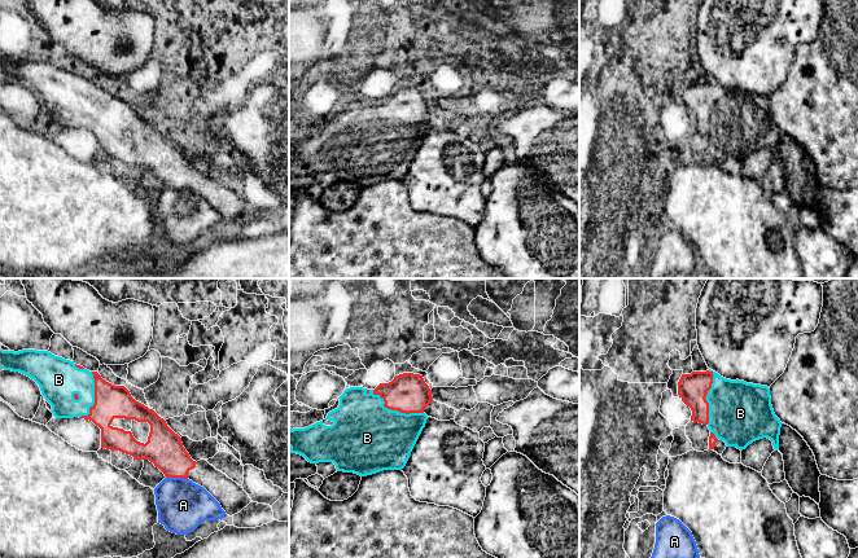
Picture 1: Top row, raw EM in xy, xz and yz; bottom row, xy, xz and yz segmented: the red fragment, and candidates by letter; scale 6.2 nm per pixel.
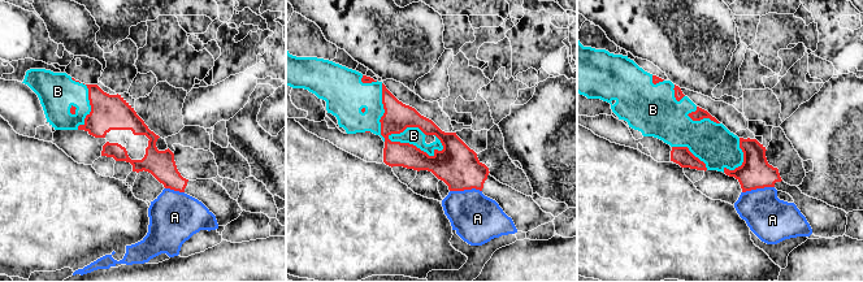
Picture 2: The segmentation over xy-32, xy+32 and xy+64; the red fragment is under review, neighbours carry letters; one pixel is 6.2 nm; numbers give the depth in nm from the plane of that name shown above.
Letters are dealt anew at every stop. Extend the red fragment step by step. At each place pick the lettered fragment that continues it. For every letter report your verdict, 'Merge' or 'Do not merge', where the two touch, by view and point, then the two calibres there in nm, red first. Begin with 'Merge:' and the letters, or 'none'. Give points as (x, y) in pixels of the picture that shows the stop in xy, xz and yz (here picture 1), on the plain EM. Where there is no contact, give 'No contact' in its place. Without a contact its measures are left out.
Merge: B
A: Do not merge. Touches red at xy (176, 187). Thickness 220 nm (red) against 320 nm
B: Merge. Touches red at xz (395, 119). Thickness 240 nm (red) against 440 nm

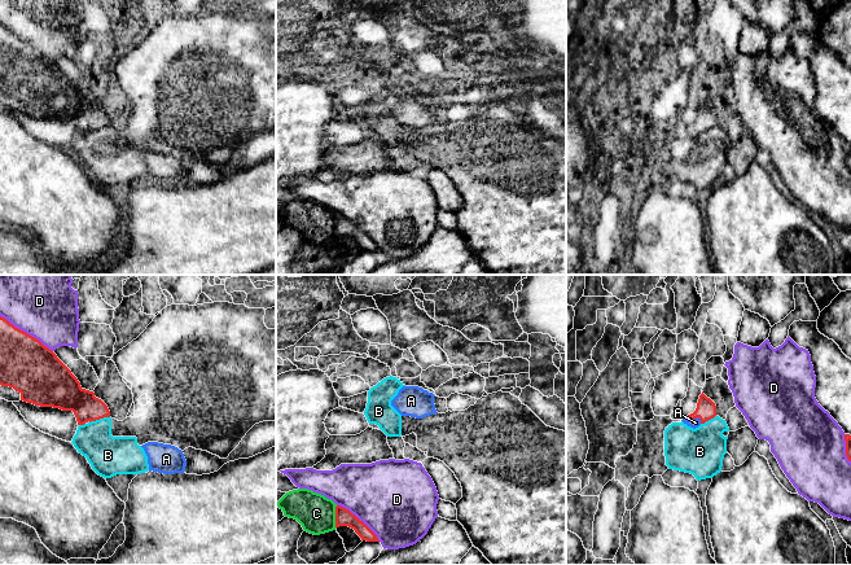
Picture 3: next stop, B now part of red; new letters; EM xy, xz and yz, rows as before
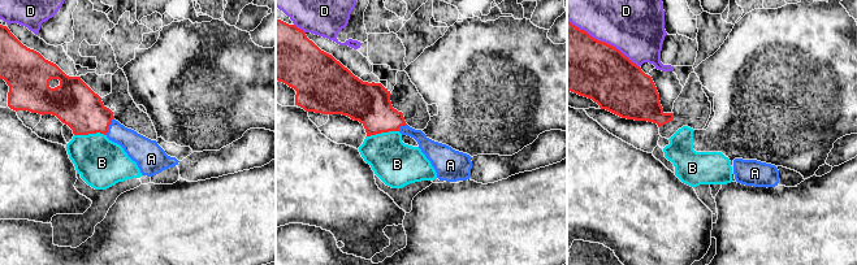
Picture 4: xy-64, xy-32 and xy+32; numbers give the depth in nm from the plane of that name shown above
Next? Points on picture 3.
Merge: A
A: Merge. Touches red at yz (693, 128). Thickness 130 nm (red) against 60 nm
B: Do not merge. Touches red at xy (99, 128). Thickness 190 nm (red) against 240 nm
C: Do not merge. Touches red at xz (336, 227). Thickness 110 nm (red) against 240 nm
D: Do not merge. Touches red at xy (25, 42). Thickness 320 nm (red) against 340 nm

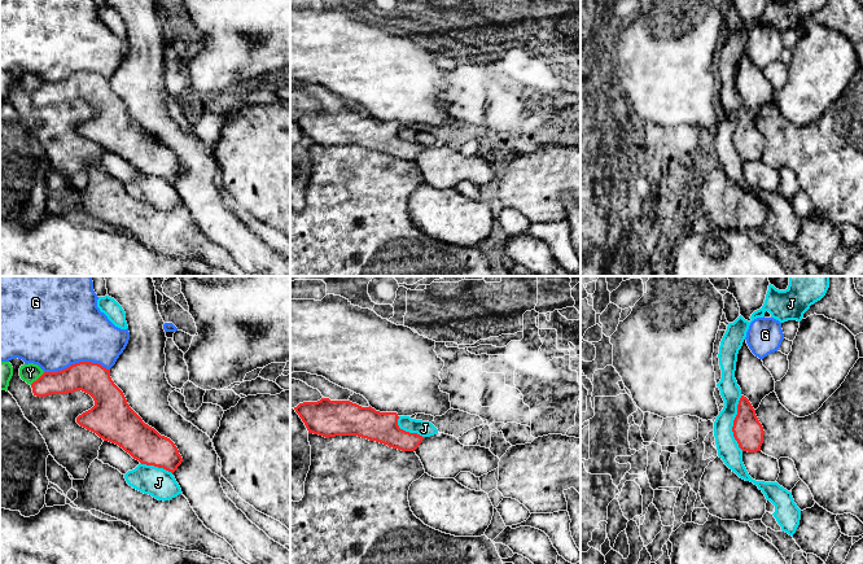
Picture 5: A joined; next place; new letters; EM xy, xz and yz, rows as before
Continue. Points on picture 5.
Merge: none
G: Do not merge. Touches red at xy (77, 73). Thickness 200 nm (red) against 480 nm
J: Do not merge. Touches red at yz (734, 132). Thickness 180 nm (red) against 140 nm
Y: Do not merge. Touches red at xy (38, 88). Thickness 170 nm (red) against 120 nm

